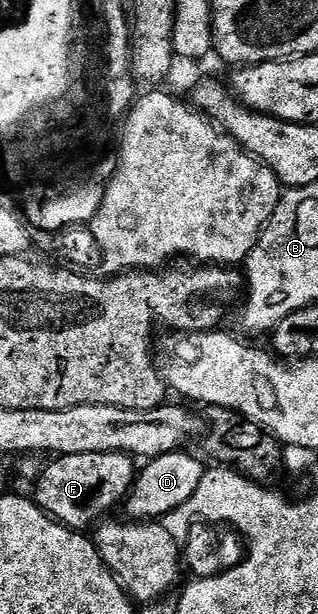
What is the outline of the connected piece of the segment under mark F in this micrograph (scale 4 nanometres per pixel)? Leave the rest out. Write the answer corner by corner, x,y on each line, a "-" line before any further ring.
126,452
69,454
68,456
55,456
52,461
48,468
46,465
40,471
37,479
34,481
35,493
33,493
33,499
52,520
63,524
67,528
74,528
76,530
87,530
87,527
90,529
96,522
102,521
110,513
107,511
119,499
120,503
130,493
137,475
136,461
128,456

